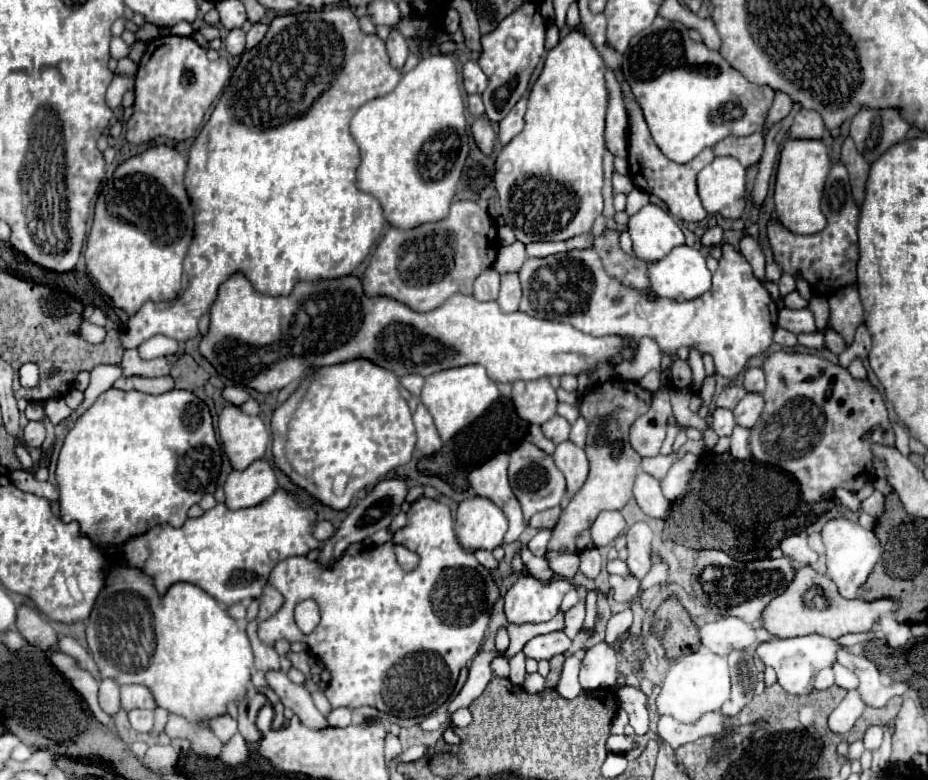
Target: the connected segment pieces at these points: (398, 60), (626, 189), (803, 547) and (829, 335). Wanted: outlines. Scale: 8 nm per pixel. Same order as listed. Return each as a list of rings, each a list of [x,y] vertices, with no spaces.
[[[398,29],[390,31],[388,41],[386,41],[386,49],[388,49],[388,55],[390,55],[392,67],[402,69],[402,65],[404,65],[404,61],[408,57],[408,41]]]
[[[614,173],[612,183],[614,183],[614,193],[626,193],[628,195],[634,189],[634,183],[630,181],[630,177],[620,175],[620,173]]]
[[[790,535],[790,537],[784,537],[782,543],[780,543],[780,549],[784,551],[786,557],[794,559],[794,561],[802,561],[806,565],[812,565],[816,561],[816,551],[812,551],[806,543],[804,537],[800,535]]]
[[[828,329],[824,335],[826,335],[826,347],[828,347],[832,353],[840,355],[840,353],[846,349],[846,341],[844,341],[838,333],[834,333],[834,331]]]

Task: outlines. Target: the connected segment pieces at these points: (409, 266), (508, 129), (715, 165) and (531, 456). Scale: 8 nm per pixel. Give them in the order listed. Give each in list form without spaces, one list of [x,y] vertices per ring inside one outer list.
[[[454,201],[448,217],[444,217],[442,221],[424,223],[424,225],[418,225],[412,229],[390,227],[386,231],[386,235],[382,237],[380,245],[376,247],[376,251],[370,259],[370,265],[366,267],[364,291],[368,295],[386,295],[396,301],[402,301],[408,307],[412,307],[414,311],[432,311],[432,309],[440,307],[454,293],[472,295],[474,279],[484,269],[492,267],[492,263],[496,261],[496,255],[498,255],[498,247],[500,247],[498,229],[496,229],[496,223],[492,221],[492,217],[488,215],[488,211],[482,209],[474,201]]]
[[[522,97],[514,105],[514,109],[498,123],[498,139],[500,139],[500,145],[510,143],[510,139],[522,131],[522,127],[524,127],[524,111],[526,111],[526,97]]]
[[[716,157],[698,173],[698,195],[708,215],[740,219],[746,205],[746,169],[734,157]]]
[[[522,441],[510,453],[508,475],[510,475],[510,487],[512,487],[514,495],[516,495],[516,499],[520,501],[520,507],[522,507],[522,513],[524,513],[524,521],[530,521],[532,515],[538,513],[538,511],[544,511],[544,509],[560,505],[562,497],[566,495],[564,475],[554,465],[552,457],[548,453],[540,451],[536,445],[528,443],[528,441]]]

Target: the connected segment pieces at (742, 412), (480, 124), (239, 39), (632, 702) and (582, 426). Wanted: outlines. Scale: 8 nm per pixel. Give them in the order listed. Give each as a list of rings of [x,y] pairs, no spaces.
[[[746,393],[744,399],[736,405],[734,417],[742,427],[754,427],[764,409],[764,397],[760,393]]]
[[[484,115],[478,117],[472,123],[472,133],[474,133],[474,139],[476,139],[478,149],[484,155],[492,155],[494,153],[494,145],[496,145],[496,131],[494,131],[492,123]]]
[[[232,29],[228,37],[224,39],[224,47],[230,55],[242,55],[244,53],[244,37],[246,33],[242,29]]]
[[[622,685],[616,689],[618,705],[628,713],[630,725],[634,727],[636,735],[648,731],[648,711],[646,711],[646,695],[630,685]]]
[[[578,417],[578,421],[572,425],[569,439],[574,445],[584,447],[584,441],[586,441],[586,421],[584,421],[584,417]]]

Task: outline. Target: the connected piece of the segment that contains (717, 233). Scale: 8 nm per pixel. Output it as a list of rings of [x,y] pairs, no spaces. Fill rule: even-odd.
[[[710,227],[710,229],[702,235],[700,243],[702,243],[704,247],[714,247],[714,245],[720,245],[720,239],[722,239],[722,229],[720,229],[720,227]]]

